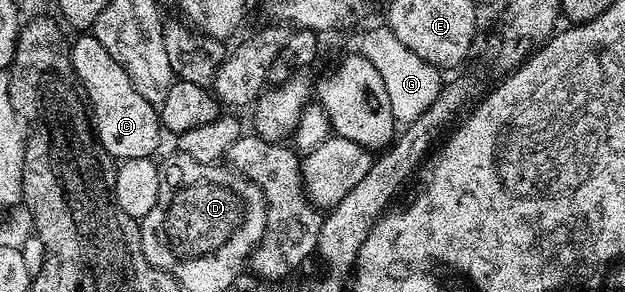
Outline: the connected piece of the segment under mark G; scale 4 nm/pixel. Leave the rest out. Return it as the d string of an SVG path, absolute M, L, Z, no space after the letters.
M388 26L373 27L361 35L359 53L383 77L383 86L387 89L387 101L391 101L391 113L398 124L408 125L428 109L435 97L439 97L443 86L442 72L423 61L411 49L407 49L391 33Z

